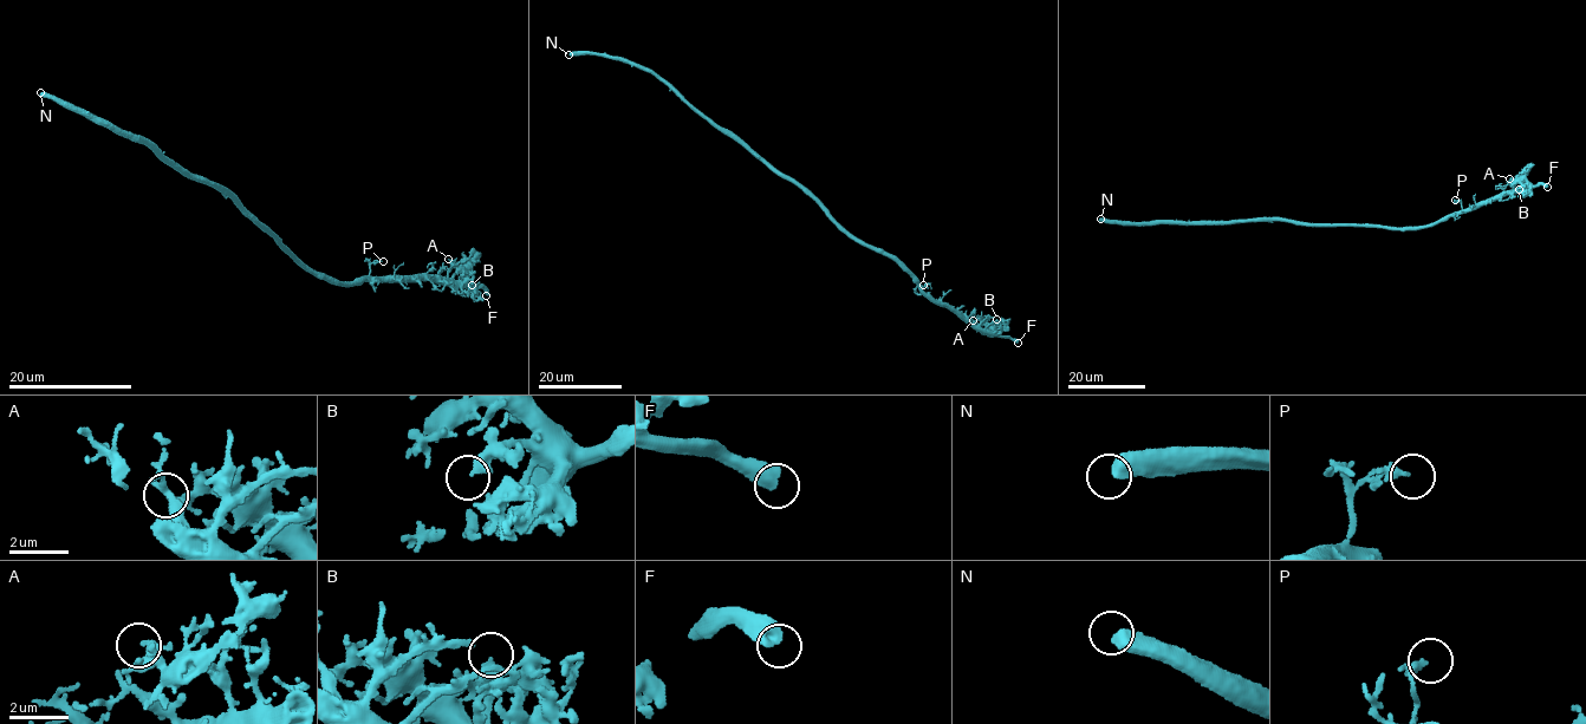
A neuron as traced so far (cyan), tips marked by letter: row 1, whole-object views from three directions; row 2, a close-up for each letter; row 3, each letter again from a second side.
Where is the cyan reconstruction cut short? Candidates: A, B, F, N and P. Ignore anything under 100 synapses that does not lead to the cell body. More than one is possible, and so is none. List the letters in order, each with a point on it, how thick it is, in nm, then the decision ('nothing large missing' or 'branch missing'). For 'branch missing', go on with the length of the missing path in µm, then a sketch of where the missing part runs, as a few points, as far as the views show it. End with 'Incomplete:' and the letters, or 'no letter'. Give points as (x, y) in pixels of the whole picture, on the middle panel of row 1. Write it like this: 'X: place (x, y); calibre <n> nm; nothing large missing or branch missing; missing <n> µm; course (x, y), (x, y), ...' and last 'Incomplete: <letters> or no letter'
A: place (973, 320); calibre 190 nm; nothing large missing
B: place (996, 319); calibre 320 nm; nothing large missing
F: place (1018, 343); calibre 550 nm; nothing large missing
N: place (569, 54); calibre 550 nm; branch missing; missing 35 µm
P: place (923, 285); calibre 260 nm; nothing large missing
Incomplete: N

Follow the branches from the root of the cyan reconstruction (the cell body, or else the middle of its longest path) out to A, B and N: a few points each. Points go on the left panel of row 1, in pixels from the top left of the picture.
A: (262, 230), (272, 232), (311, 271), (350, 285), (383, 276), (460, 282), (466, 269), (448, 259)
B: (262, 230), (311, 271), (350, 285), (420, 276), (456, 285), (470, 279), (472, 285)
N: (262, 230), (216, 188), (183, 176), (161, 161), (148, 145), (124, 137), (101, 121), (71, 110), (40, 92)

